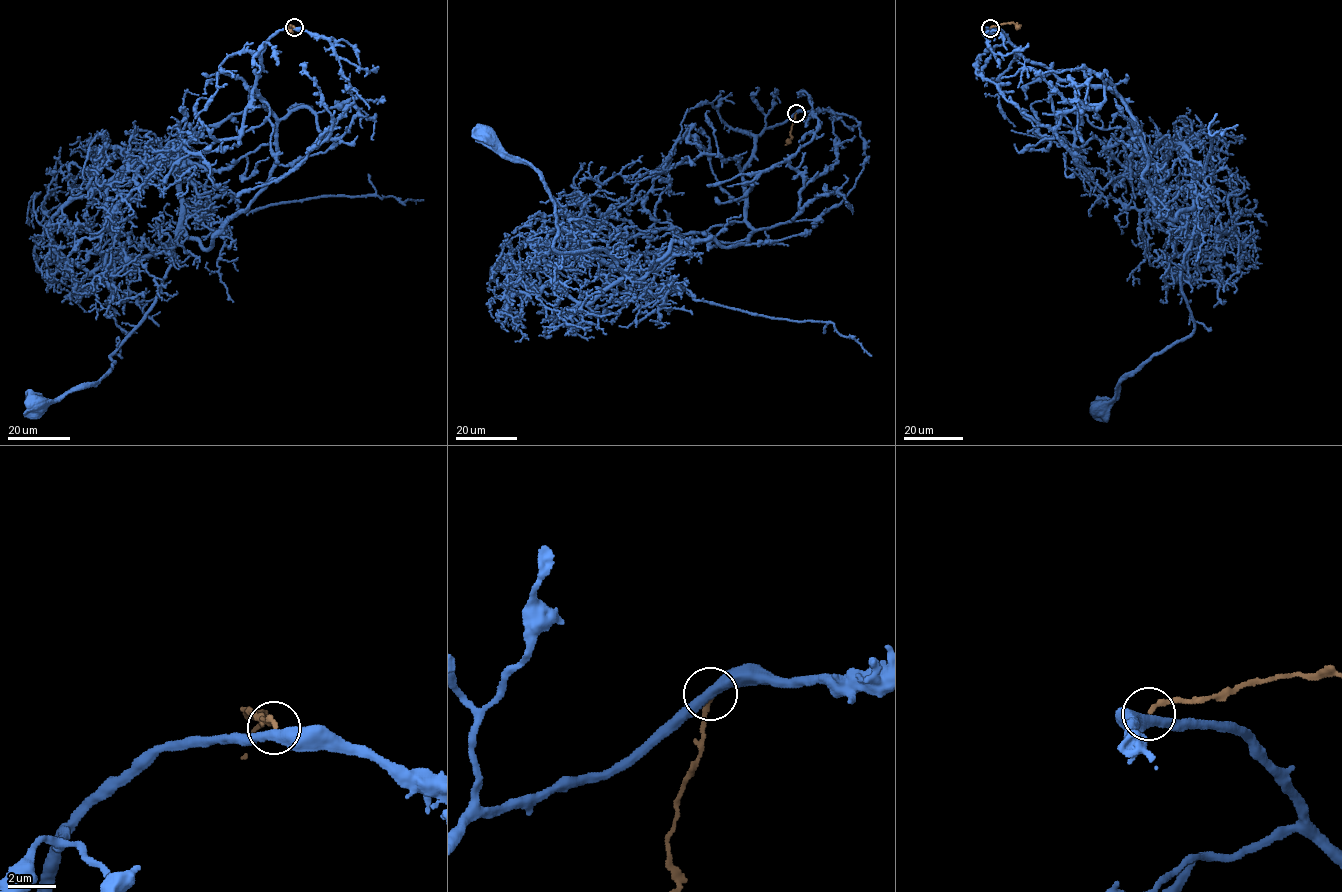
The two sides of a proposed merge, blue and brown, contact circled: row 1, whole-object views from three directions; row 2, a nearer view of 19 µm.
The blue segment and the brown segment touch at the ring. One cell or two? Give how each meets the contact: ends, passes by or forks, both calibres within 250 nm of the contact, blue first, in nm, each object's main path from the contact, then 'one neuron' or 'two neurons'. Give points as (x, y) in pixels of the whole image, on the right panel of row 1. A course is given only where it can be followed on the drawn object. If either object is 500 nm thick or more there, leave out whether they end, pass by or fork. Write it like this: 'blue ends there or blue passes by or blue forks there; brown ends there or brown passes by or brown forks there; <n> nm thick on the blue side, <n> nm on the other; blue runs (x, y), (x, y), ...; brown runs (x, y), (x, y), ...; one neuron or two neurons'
blue passes by; brown ends there; 420 nm thick on the blue side, 200 nm on the other; blue runs (989, 28), (1058, 77), (1115, 92), (1153, 206), (1174, 219), (1195, 204), (1180, 278), (1194, 329), (1095, 407); brown runs (989, 27), (1007, 23), (1021, 25); two neurons

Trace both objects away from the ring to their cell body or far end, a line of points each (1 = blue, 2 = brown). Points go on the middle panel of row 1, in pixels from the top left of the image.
1: (796, 113), (743, 171), (748, 240), (677, 240), (637, 280), (605, 250), (557, 251), (544, 179), (483, 131)
2: (796, 113), (791, 138), (785, 145)

